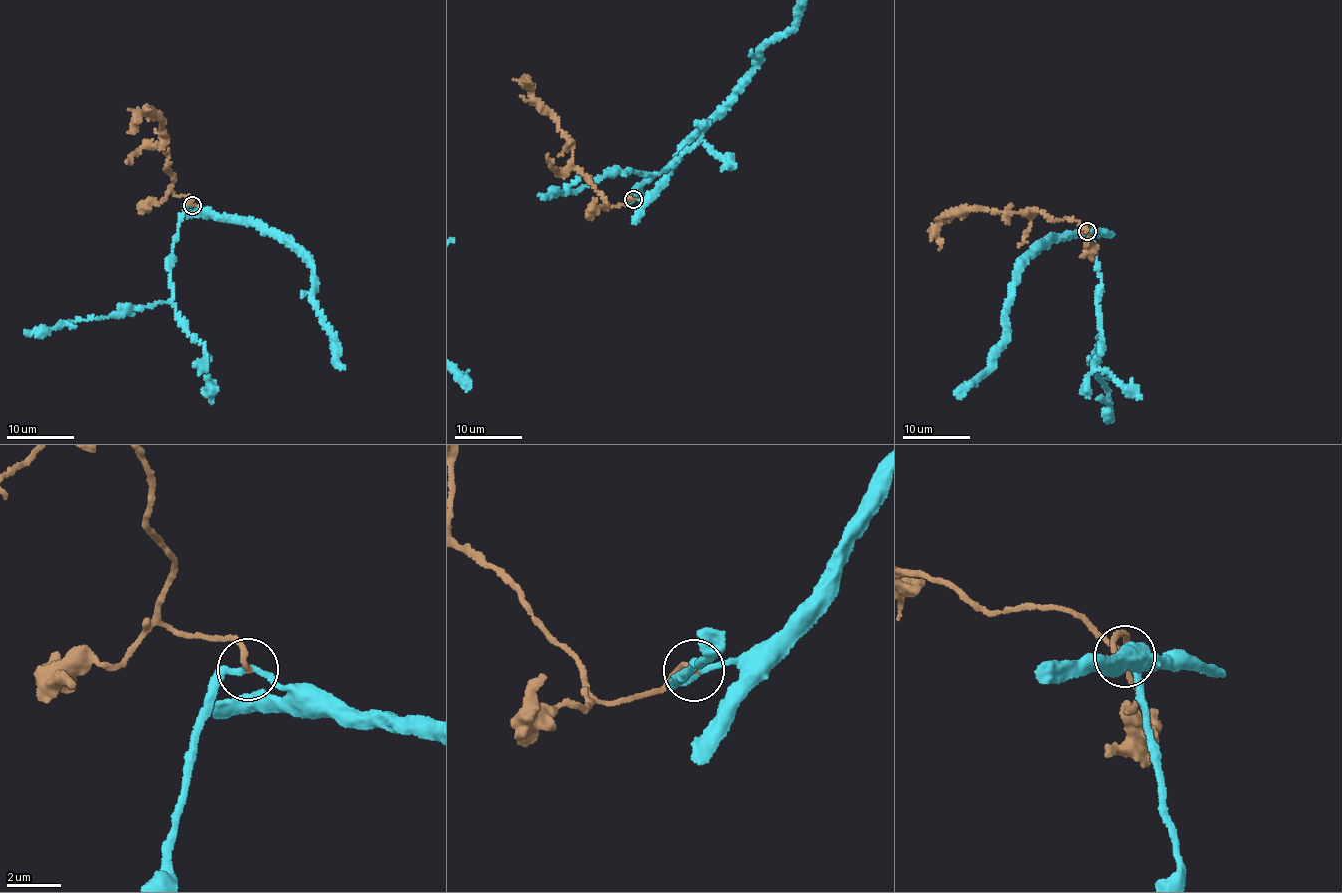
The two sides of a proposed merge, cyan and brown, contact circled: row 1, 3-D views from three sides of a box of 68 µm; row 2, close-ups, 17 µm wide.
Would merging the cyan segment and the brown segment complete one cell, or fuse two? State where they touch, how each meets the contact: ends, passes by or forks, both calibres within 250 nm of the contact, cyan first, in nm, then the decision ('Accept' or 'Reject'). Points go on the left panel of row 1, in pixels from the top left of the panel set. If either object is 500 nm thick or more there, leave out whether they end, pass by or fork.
Place: (192, 205). At the ring cyan passes by. At the ring brown ends. Thickness 220 nm (cyan) against 200 nm. Reject

